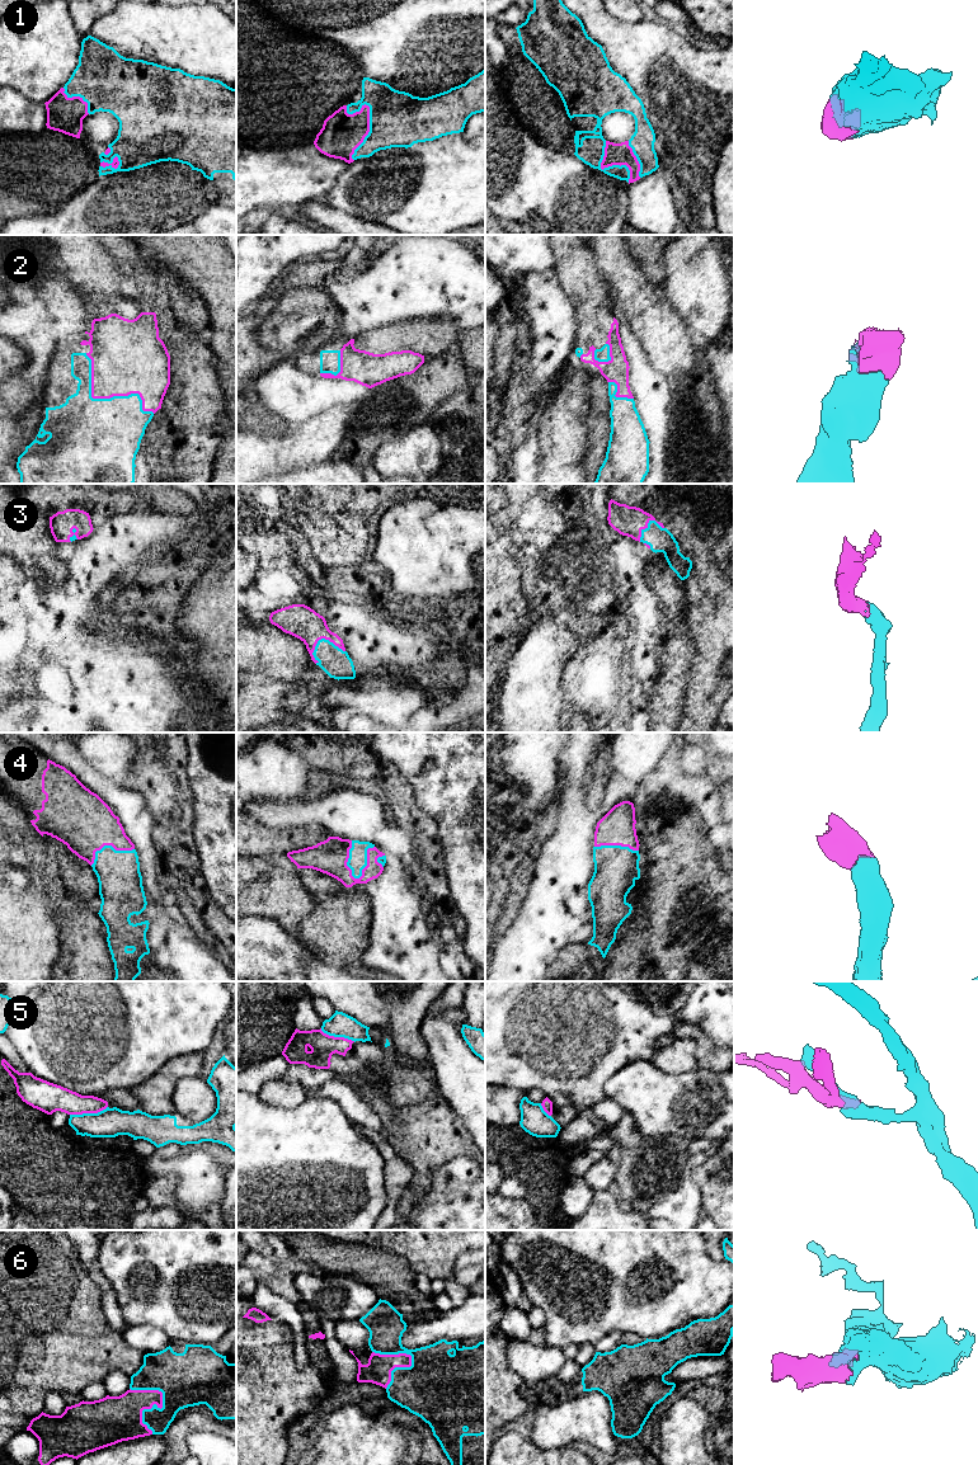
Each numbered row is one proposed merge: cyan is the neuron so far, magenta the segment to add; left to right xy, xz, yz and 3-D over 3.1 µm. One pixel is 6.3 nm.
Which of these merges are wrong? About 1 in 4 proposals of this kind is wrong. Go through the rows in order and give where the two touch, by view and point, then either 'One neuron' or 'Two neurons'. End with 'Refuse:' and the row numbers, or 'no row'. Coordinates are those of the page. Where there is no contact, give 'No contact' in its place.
1: Touches cyan at xz (368, 132). One neuron
2: Touches cyan at xy (107, 399). One neuron
3: Touches cyan at xz (324, 639). One neuron
4: Touches cyan at xz (366, 862). One neuron
5: Touches cyan at xy (88, 1113). Two neurons
6: Touches cyan at xy (163, 1405). One neuron
Refuse: 5

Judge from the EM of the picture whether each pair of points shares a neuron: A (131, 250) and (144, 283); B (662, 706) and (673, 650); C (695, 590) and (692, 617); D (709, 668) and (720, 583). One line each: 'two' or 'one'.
A: one
B: one
C: one
D: one

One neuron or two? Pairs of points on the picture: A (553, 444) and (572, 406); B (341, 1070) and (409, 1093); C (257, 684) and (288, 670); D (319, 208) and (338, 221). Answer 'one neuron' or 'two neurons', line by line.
A: one neuron
B: one neuron
C: two neurons
D: one neuron

